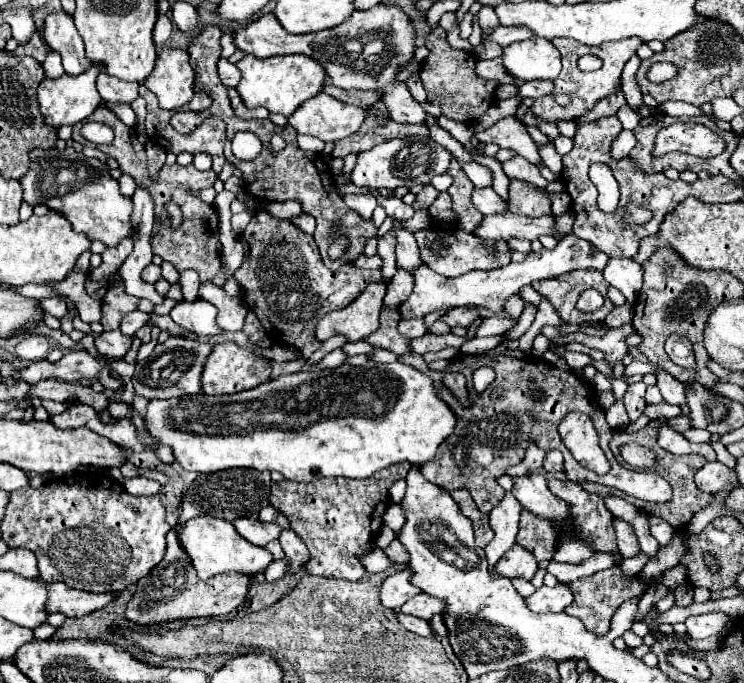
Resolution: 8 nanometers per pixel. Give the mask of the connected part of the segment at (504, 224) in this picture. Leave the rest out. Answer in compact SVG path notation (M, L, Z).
M511 211L505 213L495 213L495 215L485 215L483 221L475 227L473 235L481 239L527 239L533 241L539 235L551 235L553 229L553 217L521 217L513 215Z

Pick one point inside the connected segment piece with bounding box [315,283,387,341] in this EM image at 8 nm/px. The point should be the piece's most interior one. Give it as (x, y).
(359, 319)

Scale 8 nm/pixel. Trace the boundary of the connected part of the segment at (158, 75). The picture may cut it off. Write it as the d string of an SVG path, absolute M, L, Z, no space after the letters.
M163 47L157 51L157 63L153 73L143 81L145 87L149 87L157 99L159 99L159 107L163 109L179 109L183 105L187 105L193 97L193 83L195 83L195 73L189 65L189 55L183 49L171 49L171 47Z

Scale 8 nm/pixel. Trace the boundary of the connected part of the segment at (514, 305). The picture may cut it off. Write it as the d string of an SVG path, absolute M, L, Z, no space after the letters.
M511 295L507 301L505 301L505 307L503 307L513 319L519 319L521 315L521 297L519 295Z

